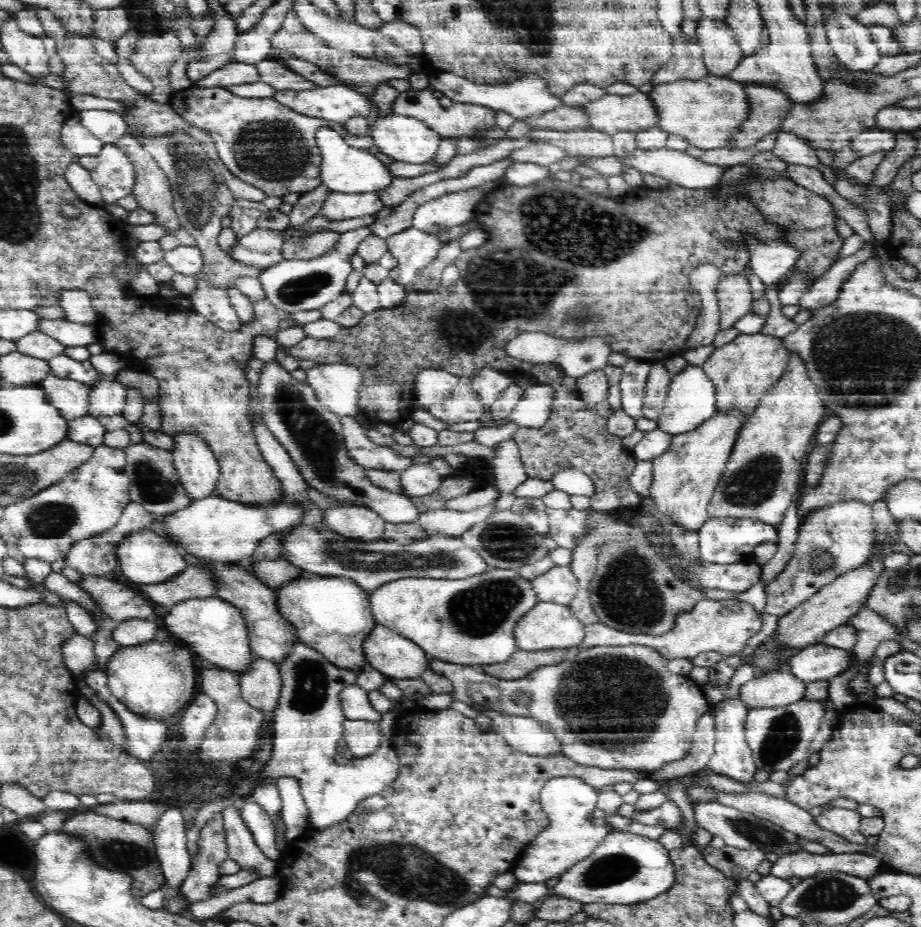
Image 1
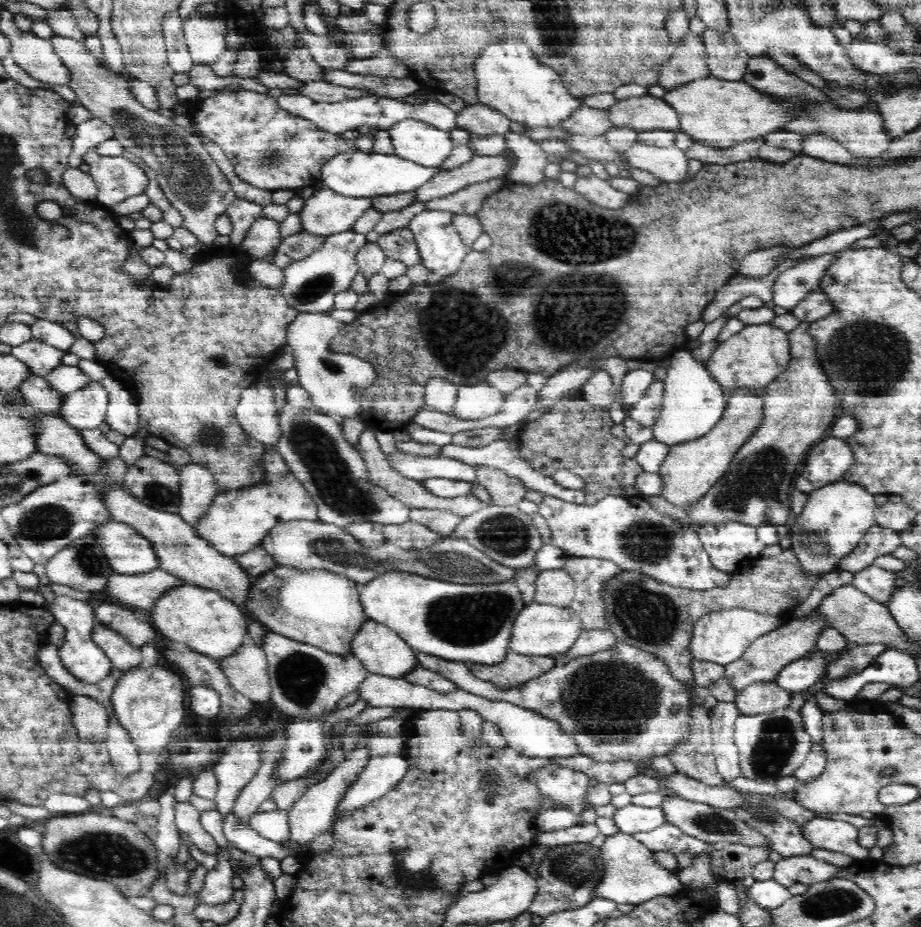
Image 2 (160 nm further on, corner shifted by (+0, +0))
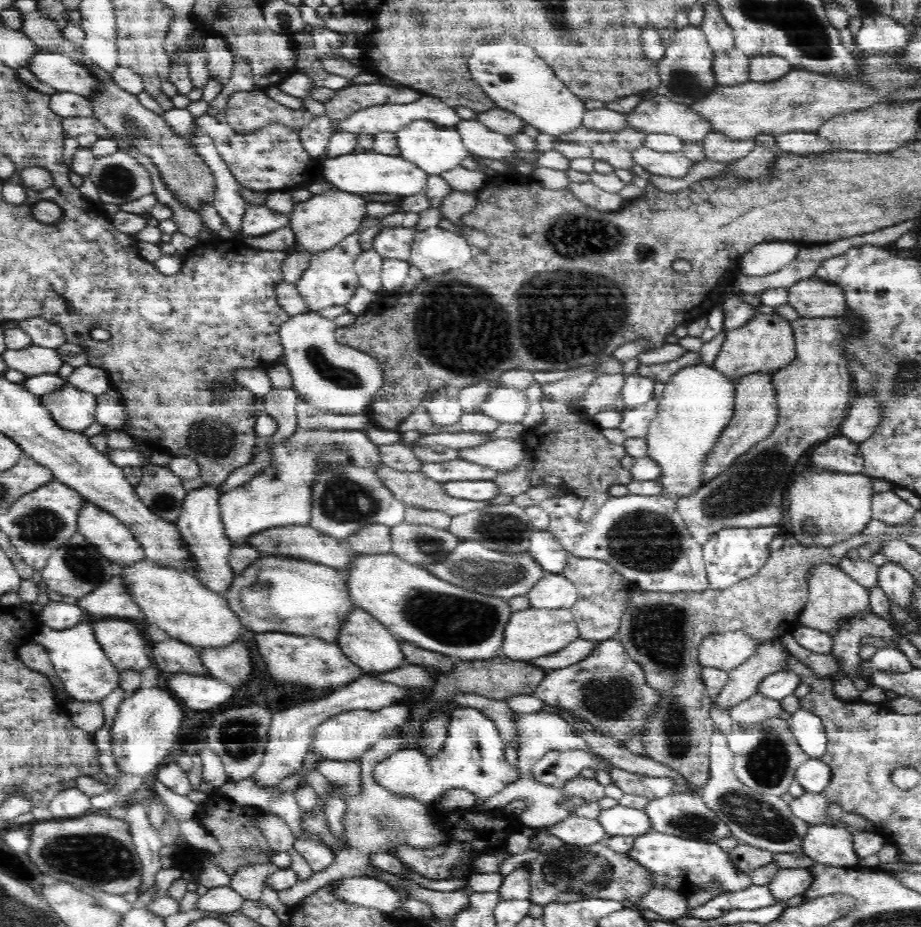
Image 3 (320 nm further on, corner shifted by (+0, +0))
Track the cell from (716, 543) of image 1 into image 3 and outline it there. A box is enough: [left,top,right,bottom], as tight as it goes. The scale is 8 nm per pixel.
[703,525,781,590]

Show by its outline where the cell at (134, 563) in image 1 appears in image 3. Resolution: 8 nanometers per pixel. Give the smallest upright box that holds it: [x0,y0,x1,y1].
[77,501,145,567]

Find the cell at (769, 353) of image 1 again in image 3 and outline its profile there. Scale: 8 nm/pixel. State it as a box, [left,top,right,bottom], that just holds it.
[712,313,796,380]

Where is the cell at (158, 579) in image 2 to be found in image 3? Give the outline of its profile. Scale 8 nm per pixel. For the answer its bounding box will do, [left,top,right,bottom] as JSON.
[77,575,144,619]

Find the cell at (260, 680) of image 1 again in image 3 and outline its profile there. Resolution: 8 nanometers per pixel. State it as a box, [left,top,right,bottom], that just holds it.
[202,640,254,688]

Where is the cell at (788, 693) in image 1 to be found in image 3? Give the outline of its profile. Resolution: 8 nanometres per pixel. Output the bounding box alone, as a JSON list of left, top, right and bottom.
[730,693,782,727]

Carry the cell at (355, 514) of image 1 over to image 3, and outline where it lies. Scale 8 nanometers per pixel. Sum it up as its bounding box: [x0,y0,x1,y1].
[346,524,391,555]

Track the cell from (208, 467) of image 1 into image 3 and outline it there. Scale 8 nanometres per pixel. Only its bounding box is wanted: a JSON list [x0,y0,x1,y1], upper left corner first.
[176,485,236,596]

